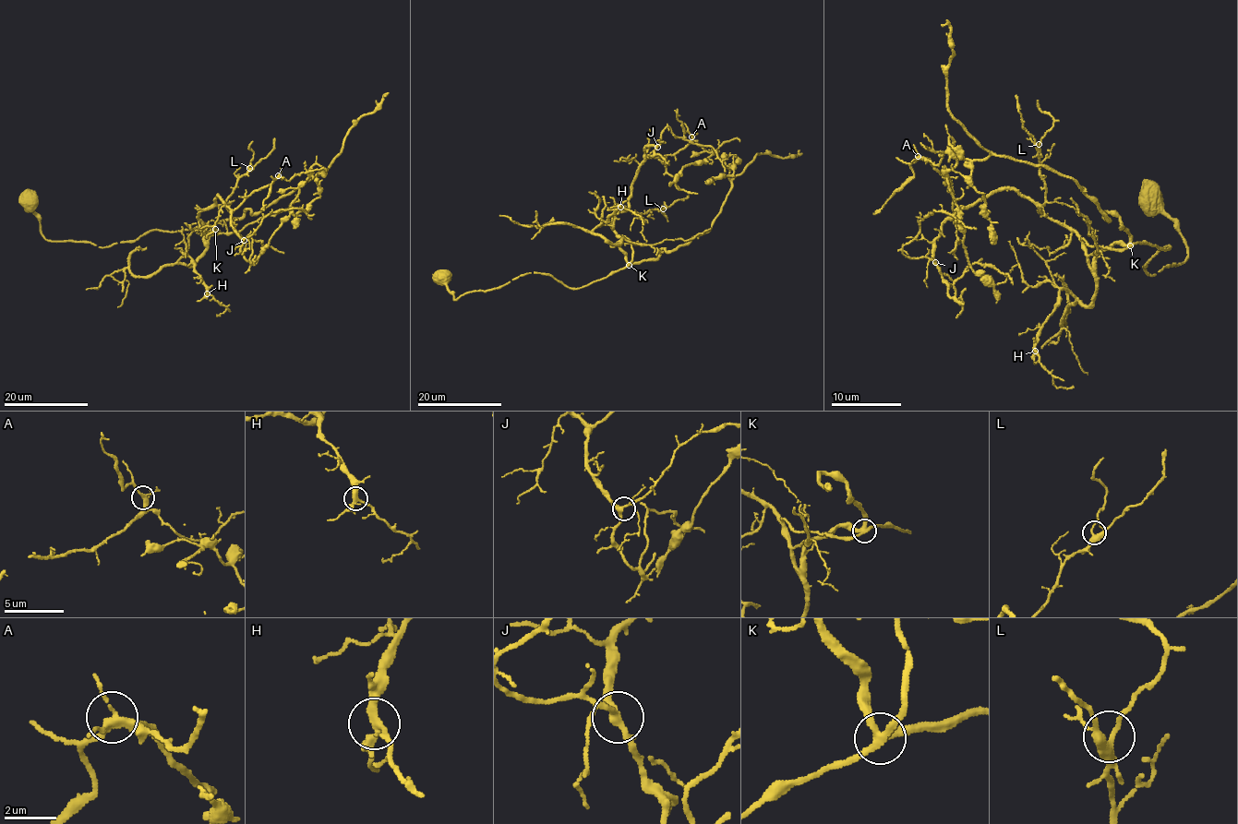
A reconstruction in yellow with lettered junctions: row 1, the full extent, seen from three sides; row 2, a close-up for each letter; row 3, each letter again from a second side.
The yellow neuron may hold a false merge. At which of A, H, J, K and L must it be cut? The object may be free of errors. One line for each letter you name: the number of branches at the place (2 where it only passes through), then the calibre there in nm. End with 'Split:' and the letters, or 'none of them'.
Split: none of them

